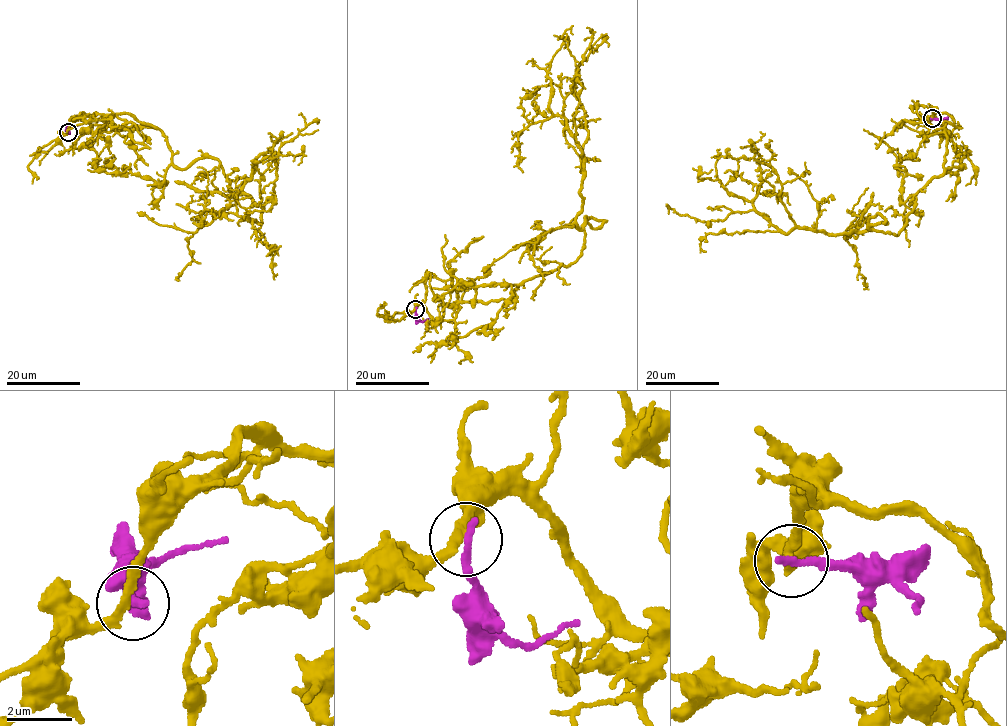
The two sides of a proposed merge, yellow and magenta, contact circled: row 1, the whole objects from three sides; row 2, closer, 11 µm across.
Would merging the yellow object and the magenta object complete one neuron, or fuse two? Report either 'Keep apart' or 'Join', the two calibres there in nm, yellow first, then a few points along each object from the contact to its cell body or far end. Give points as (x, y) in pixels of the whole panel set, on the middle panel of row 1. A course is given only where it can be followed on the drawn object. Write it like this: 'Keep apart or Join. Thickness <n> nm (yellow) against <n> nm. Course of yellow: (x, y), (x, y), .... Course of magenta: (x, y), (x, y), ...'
Keep apart. Thickness 260 nm (yellow) against 280 nm. Course of yellow: (415, 309), (441, 319), (445, 305), (507, 301), (577, 261), (583, 155), (563, 105), (573, 34). Course of magenta: (415, 309), (415, 315), (422, 321), (428, 318)

